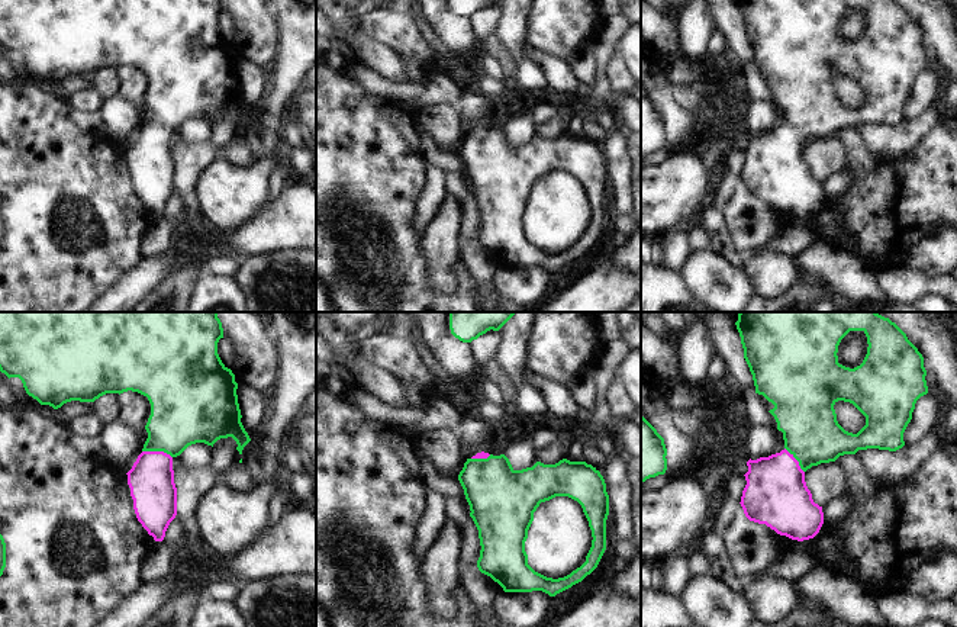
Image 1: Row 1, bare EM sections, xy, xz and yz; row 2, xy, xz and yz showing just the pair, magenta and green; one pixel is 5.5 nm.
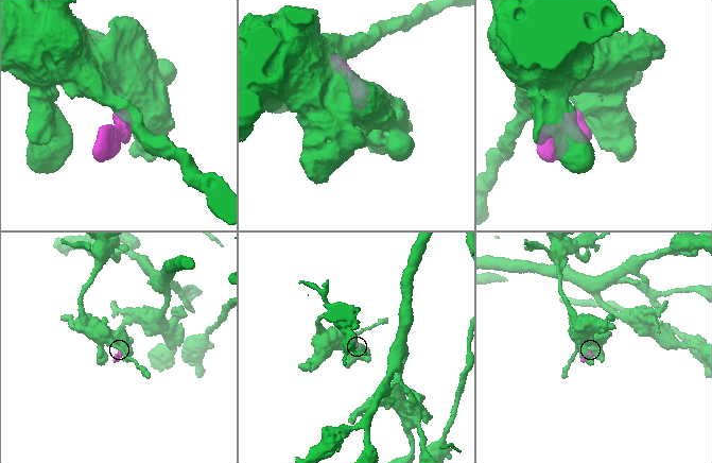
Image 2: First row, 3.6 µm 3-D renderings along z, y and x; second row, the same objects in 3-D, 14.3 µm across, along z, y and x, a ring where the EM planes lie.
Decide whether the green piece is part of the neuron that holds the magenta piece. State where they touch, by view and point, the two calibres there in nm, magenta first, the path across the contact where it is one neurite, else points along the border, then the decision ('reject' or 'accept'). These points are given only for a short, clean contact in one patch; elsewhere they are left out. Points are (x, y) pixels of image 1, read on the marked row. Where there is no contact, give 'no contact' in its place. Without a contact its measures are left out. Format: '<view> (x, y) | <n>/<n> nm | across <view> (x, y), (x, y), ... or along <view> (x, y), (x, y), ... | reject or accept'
xy (157, 452) | 260/360 nm | across xy (151, 479), (157, 452), (181, 414) | accept

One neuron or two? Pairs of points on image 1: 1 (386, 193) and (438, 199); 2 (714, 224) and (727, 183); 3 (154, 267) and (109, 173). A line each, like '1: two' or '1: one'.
1: two
2: two
3: two

